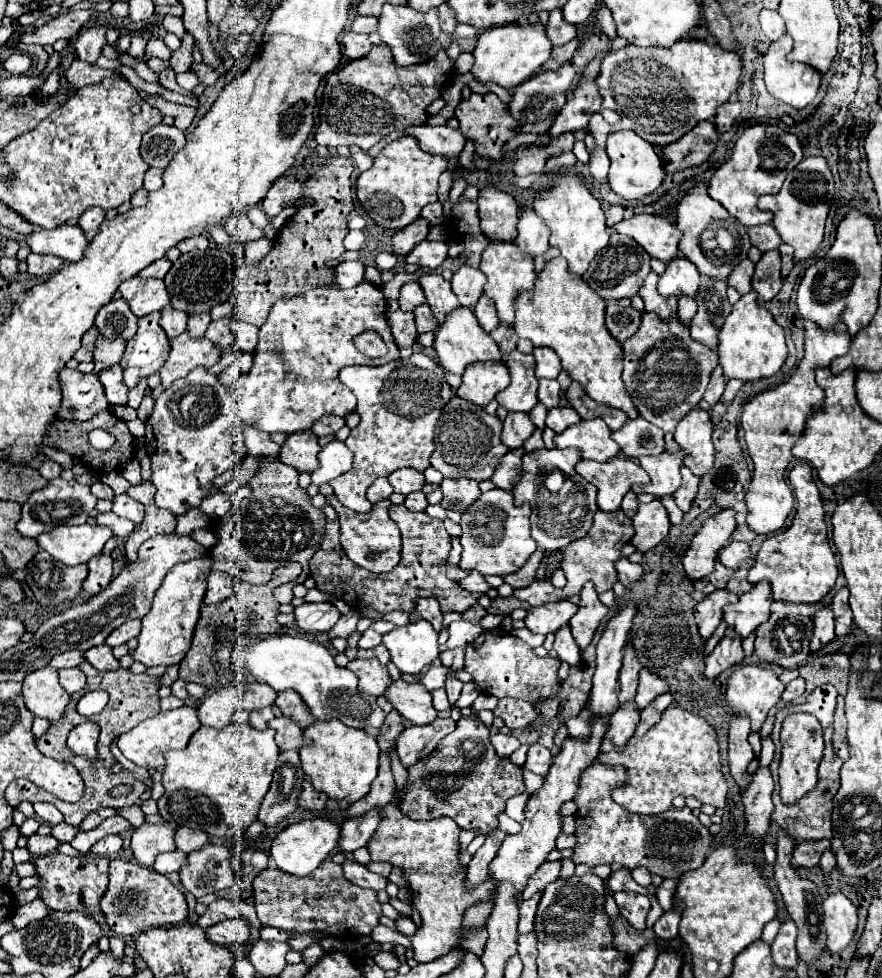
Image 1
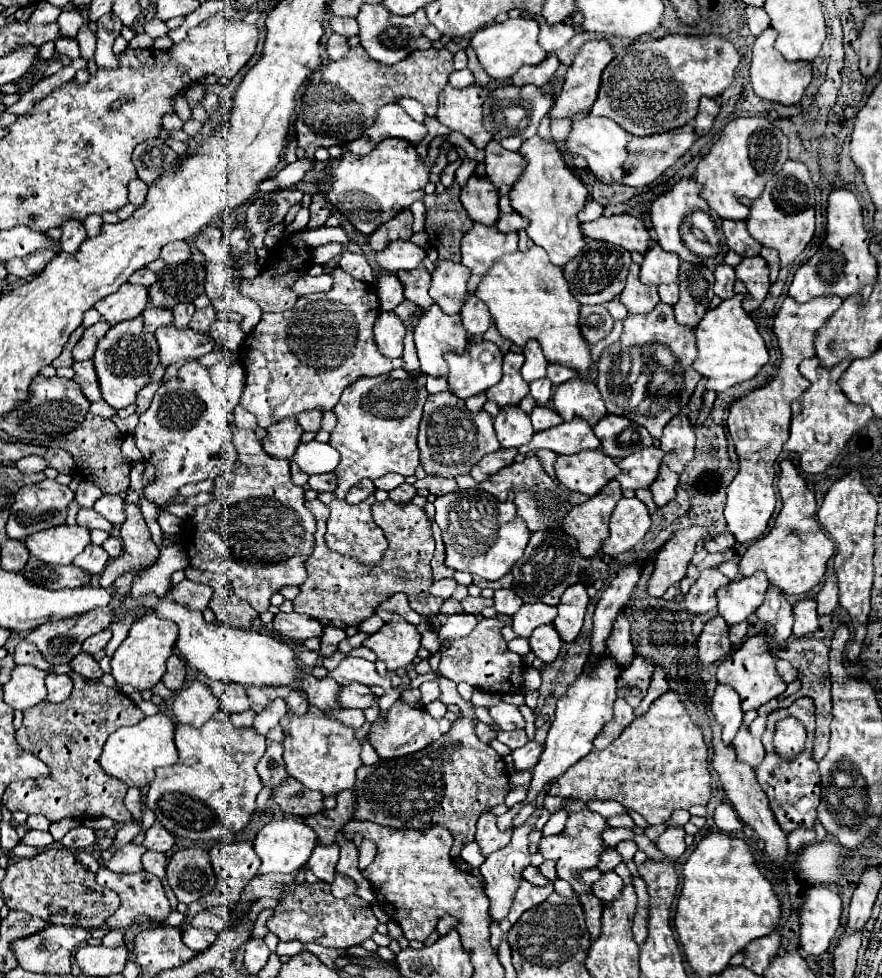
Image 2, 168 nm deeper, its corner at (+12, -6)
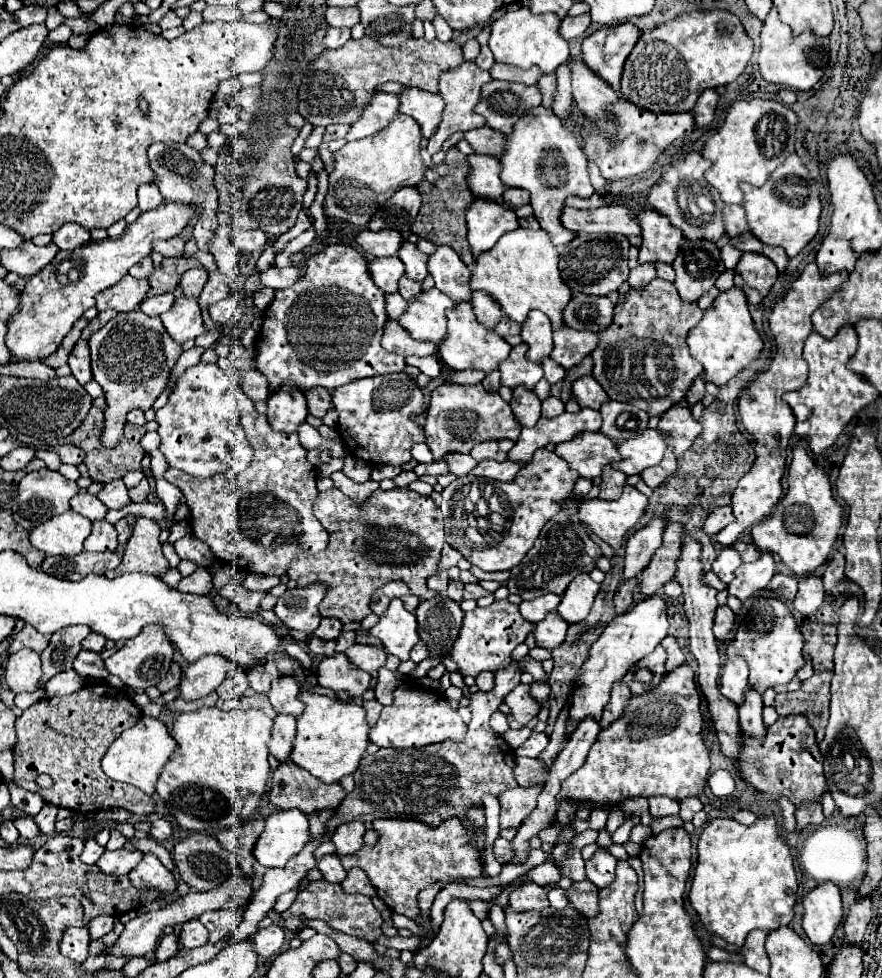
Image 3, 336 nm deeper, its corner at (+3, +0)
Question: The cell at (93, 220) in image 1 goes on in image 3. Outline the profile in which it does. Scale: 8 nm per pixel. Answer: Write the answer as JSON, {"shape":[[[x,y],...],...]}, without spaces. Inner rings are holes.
{"shape":[[[63,224],[55,234],[53,234],[53,242],[61,248],[61,250],[73,250],[77,246],[83,246],[91,240],[91,232],[85,230],[79,224]]]}

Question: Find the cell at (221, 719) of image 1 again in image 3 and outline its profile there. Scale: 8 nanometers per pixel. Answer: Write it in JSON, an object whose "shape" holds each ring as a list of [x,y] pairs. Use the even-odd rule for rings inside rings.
{"shape":[[[207,656],[201,658],[199,662],[189,664],[185,670],[185,678],[179,684],[181,698],[191,702],[191,700],[201,700],[211,692],[215,692],[215,688],[223,682],[229,664],[231,662],[219,656]]]}

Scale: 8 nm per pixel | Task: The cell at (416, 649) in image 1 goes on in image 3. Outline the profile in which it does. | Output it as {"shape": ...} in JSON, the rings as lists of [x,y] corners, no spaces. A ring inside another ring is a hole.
{"shape":[[[391,600],[385,614],[381,614],[379,624],[369,630],[371,636],[379,638],[387,654],[397,656],[399,660],[409,660],[409,652],[419,642],[417,618],[415,614],[403,608],[403,600]]]}

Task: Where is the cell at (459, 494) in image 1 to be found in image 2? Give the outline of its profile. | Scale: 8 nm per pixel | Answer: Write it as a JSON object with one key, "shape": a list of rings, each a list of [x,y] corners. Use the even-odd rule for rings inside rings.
{"shape":[[[426,476],[422,480],[416,480],[414,486],[430,490],[430,494],[434,494],[434,496],[442,496],[442,494],[454,492],[458,488],[454,478],[442,478],[442,476]]]}

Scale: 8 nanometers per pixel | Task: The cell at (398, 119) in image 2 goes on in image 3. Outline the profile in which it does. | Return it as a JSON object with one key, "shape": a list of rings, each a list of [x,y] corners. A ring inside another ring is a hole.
{"shape":[[[377,92],[365,106],[361,118],[351,126],[345,140],[361,140],[367,138],[391,124],[391,120],[399,114],[399,96]]]}

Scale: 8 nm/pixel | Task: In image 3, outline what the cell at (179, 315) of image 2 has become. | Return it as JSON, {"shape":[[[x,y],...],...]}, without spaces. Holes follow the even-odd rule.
{"shape":[[[191,268],[183,274],[179,282],[179,290],[185,298],[199,298],[205,282],[209,278],[209,272],[205,268]]]}

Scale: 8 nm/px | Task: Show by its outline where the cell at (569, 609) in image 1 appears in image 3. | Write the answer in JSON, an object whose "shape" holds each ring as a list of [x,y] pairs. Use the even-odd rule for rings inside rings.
{"shape":[[[545,594],[545,596],[539,596],[535,600],[527,600],[527,602],[521,602],[519,608],[521,608],[521,614],[527,622],[531,624],[537,624],[541,622],[549,612],[555,612],[557,606],[559,606],[561,598],[555,596],[555,594]]]}

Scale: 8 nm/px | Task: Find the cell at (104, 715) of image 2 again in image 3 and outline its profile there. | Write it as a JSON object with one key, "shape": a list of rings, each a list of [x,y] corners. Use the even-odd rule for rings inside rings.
{"shape":[[[87,684],[71,696],[43,698],[39,702],[31,704],[15,722],[15,730],[17,730],[17,738],[19,738],[19,746],[15,746],[15,750],[13,750],[13,754],[15,754],[15,784],[23,790],[39,792],[39,796],[45,802],[55,804],[59,808],[67,808],[67,810],[77,812],[77,814],[95,812],[95,810],[103,810],[103,808],[123,808],[123,810],[129,810],[133,814],[139,814],[139,816],[151,814],[153,806],[155,806],[151,796],[143,794],[135,786],[107,778],[101,770],[101,758],[107,752],[107,748],[111,746],[111,742],[123,730],[135,726],[135,722],[139,718],[141,718],[141,708],[131,700],[127,690],[119,690],[119,688],[113,688],[109,684]],[[41,772],[49,774],[55,782],[47,790],[37,790],[35,776]]]}

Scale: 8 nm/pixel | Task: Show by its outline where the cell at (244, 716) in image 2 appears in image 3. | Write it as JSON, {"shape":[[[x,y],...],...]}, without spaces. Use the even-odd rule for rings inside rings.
{"shape":[[[257,694],[257,696],[251,696],[251,698],[241,698],[241,710],[249,710],[249,708],[261,710],[261,712],[265,712],[269,718],[275,716],[275,710],[273,710],[273,706],[267,702],[267,696],[265,696],[265,694]]]}

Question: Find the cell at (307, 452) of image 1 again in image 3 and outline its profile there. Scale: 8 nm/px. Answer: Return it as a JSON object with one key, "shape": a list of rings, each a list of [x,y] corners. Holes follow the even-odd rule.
{"shape":[[[287,386],[287,390],[279,390],[279,394],[271,394],[267,404],[271,428],[283,434],[297,434],[309,414],[305,396],[299,394],[299,390],[291,390],[291,386]]]}

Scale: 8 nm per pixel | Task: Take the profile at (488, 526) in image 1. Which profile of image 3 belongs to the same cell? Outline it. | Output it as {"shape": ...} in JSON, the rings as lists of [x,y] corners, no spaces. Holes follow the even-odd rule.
{"shape":[[[547,448],[537,450],[533,460],[521,468],[509,484],[477,476],[461,476],[443,488],[441,512],[445,516],[445,540],[459,550],[465,560],[485,572],[511,570],[523,560],[523,554],[533,546],[541,528],[551,520],[561,506],[561,500],[573,490],[579,474],[559,460]]]}

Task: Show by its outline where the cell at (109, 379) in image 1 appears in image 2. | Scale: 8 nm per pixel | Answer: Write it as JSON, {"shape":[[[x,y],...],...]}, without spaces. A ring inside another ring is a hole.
{"shape":[[[84,360],[84,362],[74,362],[74,382],[78,382],[82,394],[88,400],[102,400],[100,396],[100,388],[98,388],[98,378],[96,378],[96,370],[92,360]]]}

